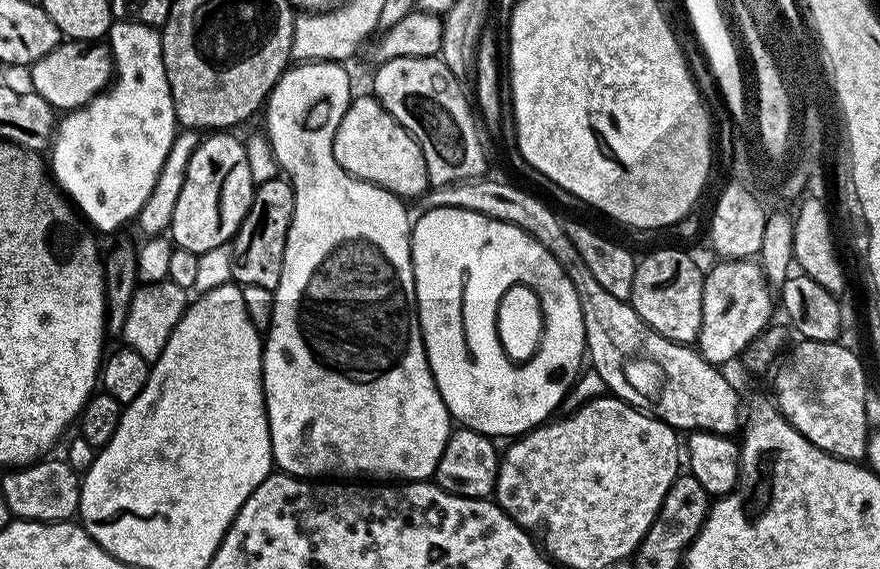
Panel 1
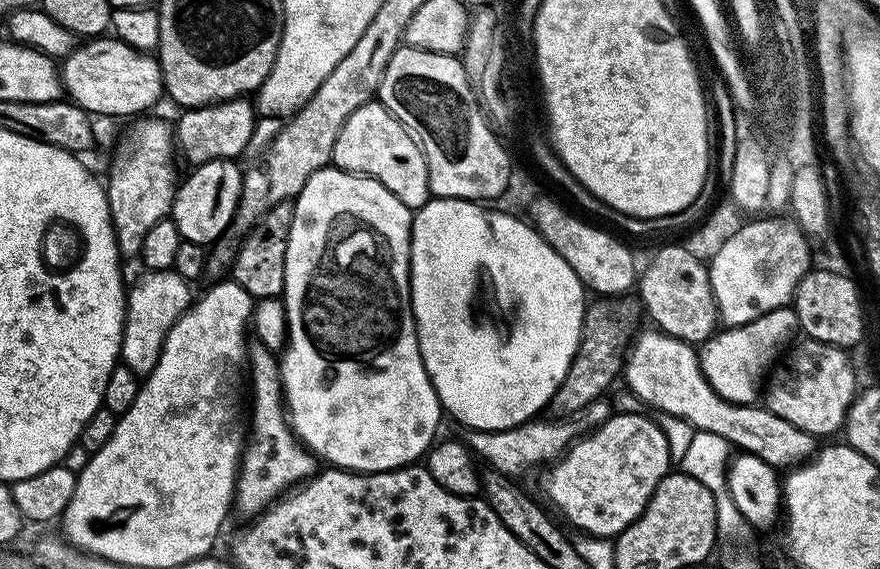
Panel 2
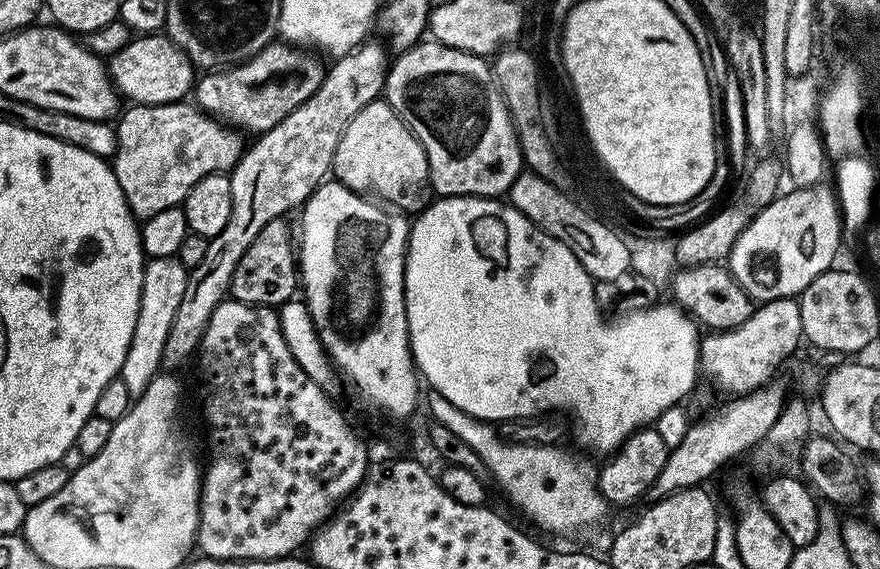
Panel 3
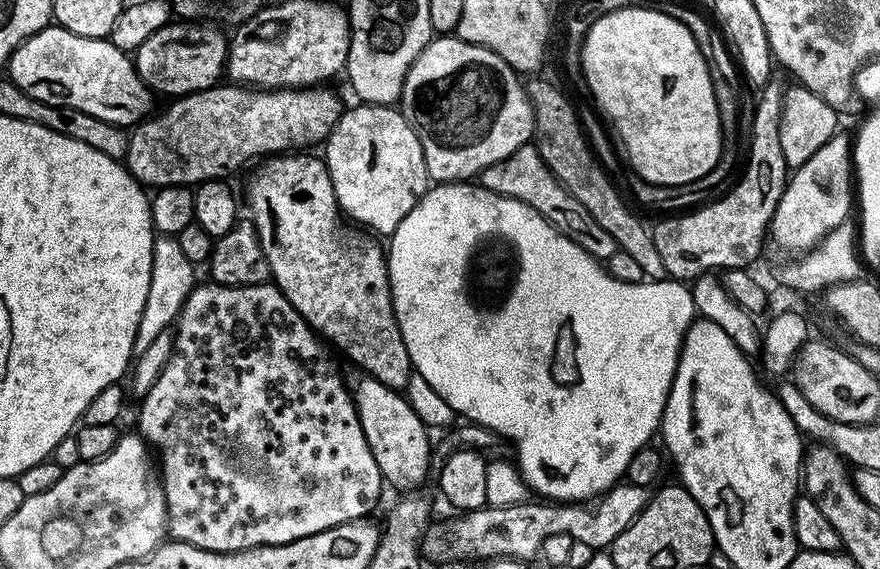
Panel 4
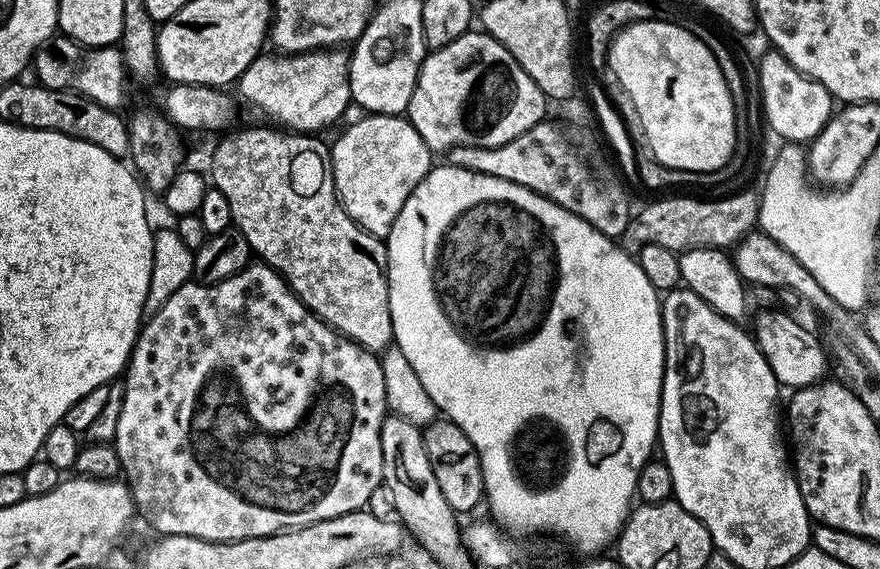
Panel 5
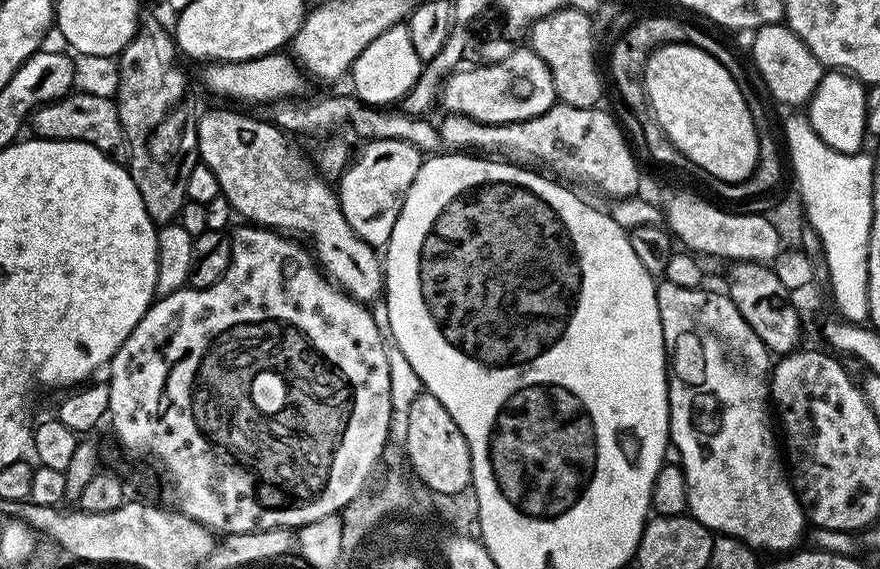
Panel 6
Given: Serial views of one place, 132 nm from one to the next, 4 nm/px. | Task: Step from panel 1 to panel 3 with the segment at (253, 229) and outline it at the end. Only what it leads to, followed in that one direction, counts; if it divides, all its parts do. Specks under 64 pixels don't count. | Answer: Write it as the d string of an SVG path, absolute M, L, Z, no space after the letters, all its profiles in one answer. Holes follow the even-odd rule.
M287 219L266 222L258 230L258 238L250 242L250 250L242 254L242 262L234 269L228 287L231 299L263 308L276 308L293 299L298 292L298 256L294 251L294 236L288 233Z

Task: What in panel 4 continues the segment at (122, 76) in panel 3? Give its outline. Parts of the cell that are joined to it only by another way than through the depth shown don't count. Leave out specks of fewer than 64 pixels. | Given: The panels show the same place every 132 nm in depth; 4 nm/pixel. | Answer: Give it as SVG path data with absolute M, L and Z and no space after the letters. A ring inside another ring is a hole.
M204 22L166 23L162 26L162 30L150 34L150 38L146 38L146 42L142 42L142 46L136 48L134 53L136 73L141 76L153 93L165 92L168 98L179 98L187 96L189 92L201 92L213 87L225 75L228 59L230 40L227 35L224 37L220 32L223 31L219 27L209 26Z

